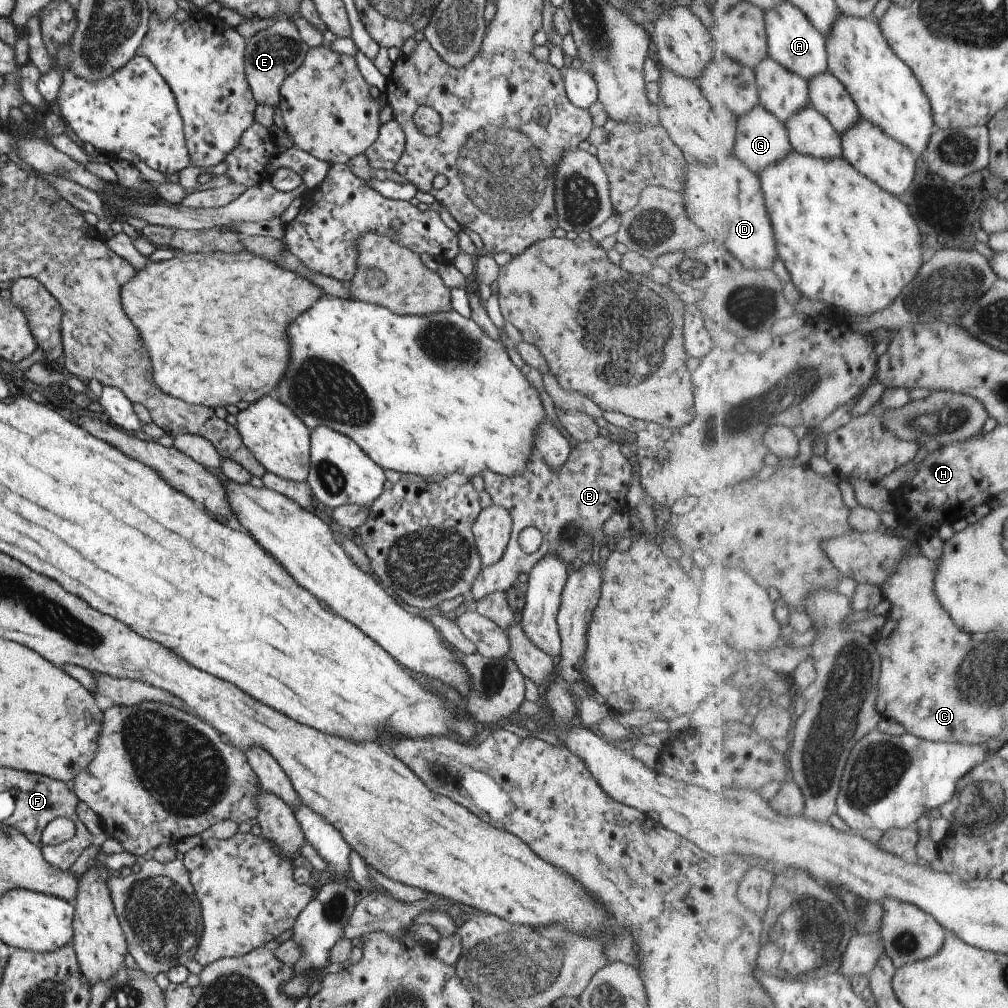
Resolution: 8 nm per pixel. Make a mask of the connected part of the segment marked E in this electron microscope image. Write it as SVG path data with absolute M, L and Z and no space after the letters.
M278 18L267 28L247 39L244 47L244 75L256 104L279 108L279 87L291 72L301 65L308 46L299 37L294 24Z

